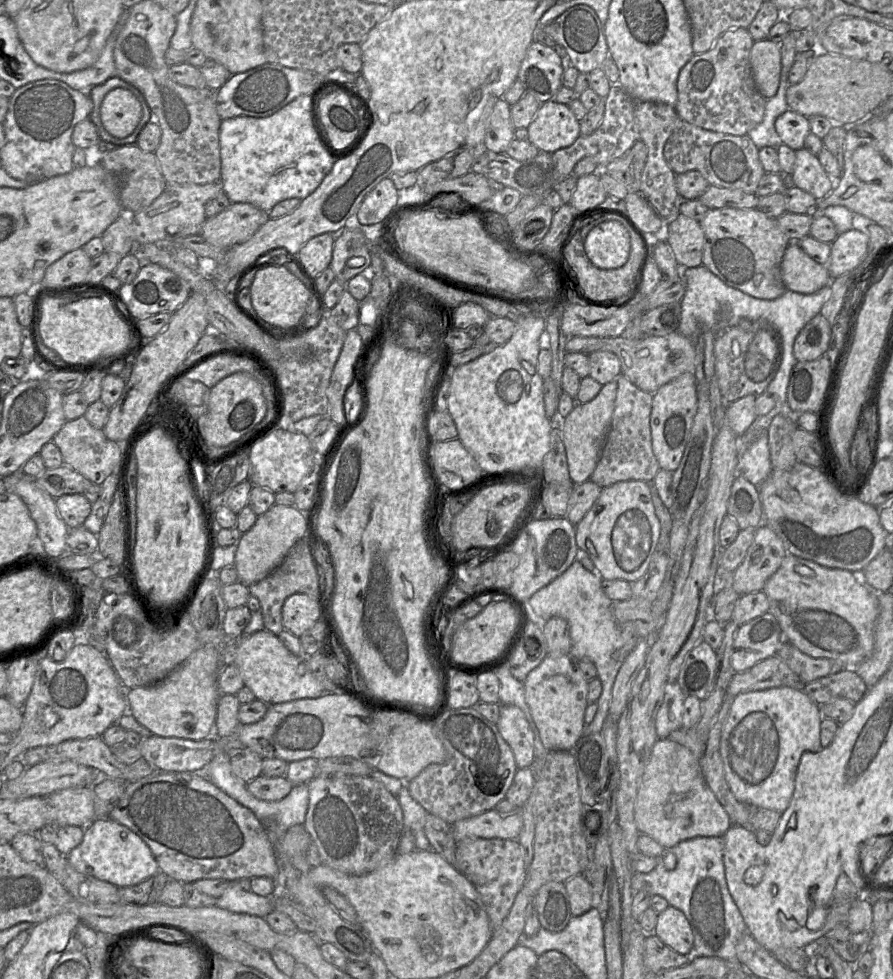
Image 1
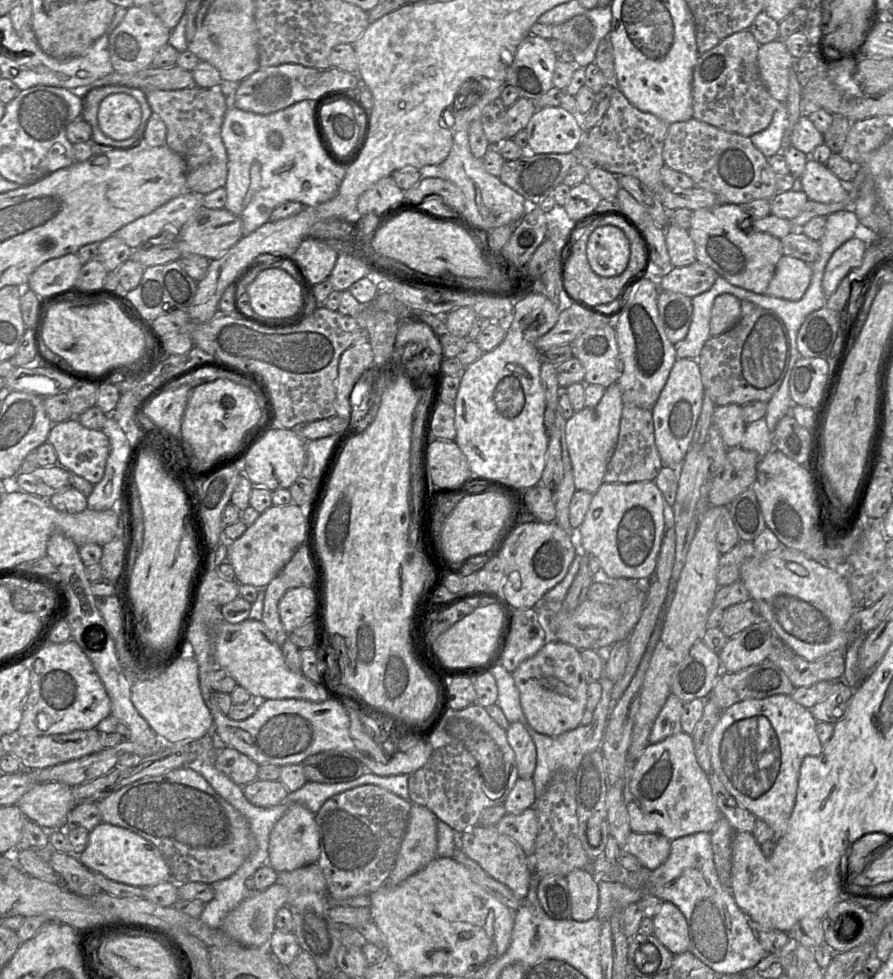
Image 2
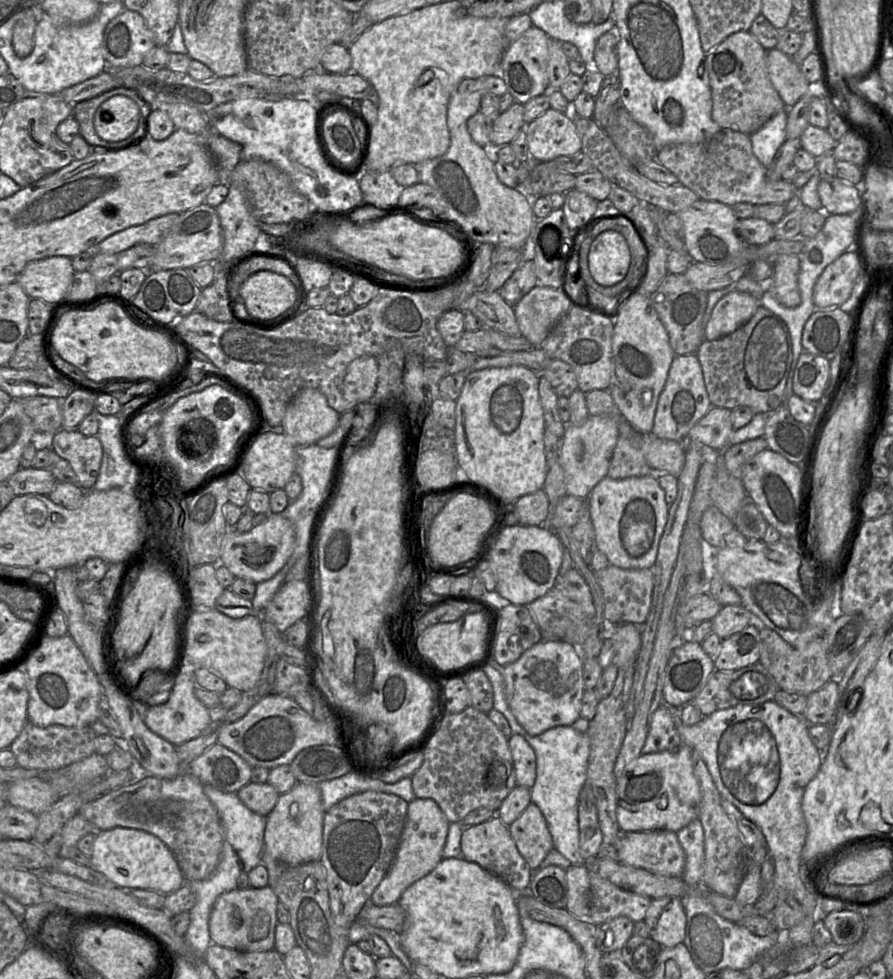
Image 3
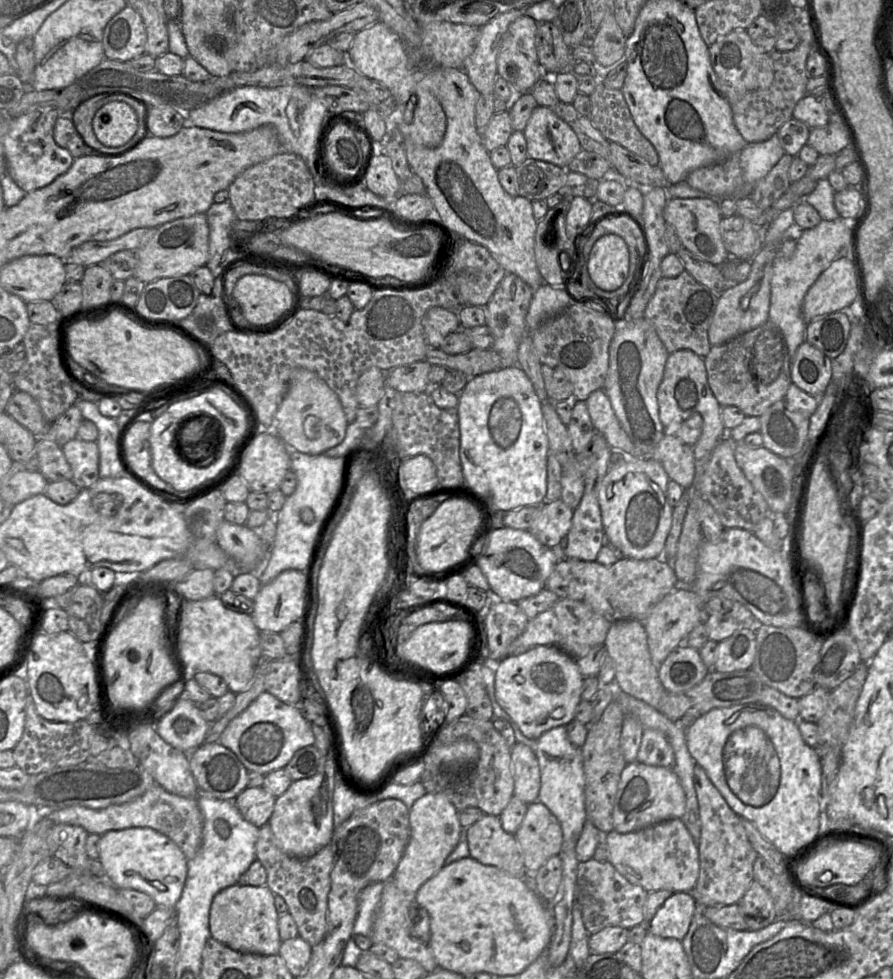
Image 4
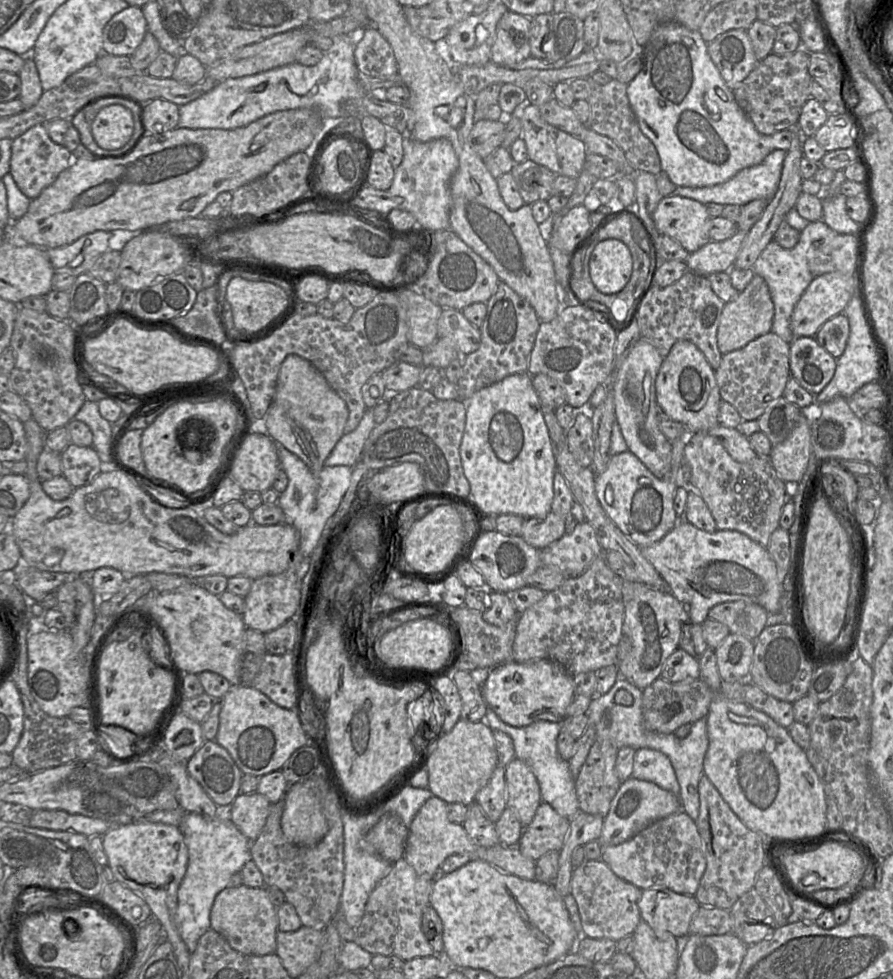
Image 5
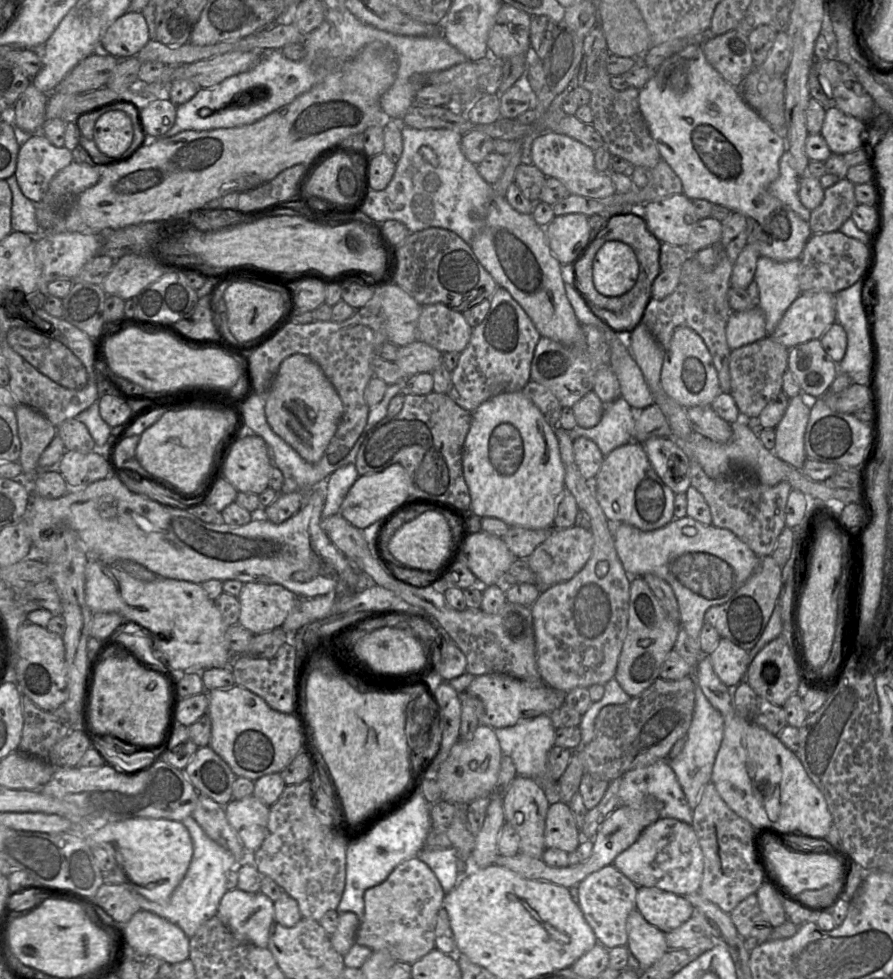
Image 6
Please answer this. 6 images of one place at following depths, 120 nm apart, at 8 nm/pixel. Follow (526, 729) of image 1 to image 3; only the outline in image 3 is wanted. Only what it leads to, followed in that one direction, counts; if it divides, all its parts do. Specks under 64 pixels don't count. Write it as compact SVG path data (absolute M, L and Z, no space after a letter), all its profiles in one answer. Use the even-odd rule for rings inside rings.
M519 734L508 739L514 761L516 783L531 789L537 776L536 755L531 745Z

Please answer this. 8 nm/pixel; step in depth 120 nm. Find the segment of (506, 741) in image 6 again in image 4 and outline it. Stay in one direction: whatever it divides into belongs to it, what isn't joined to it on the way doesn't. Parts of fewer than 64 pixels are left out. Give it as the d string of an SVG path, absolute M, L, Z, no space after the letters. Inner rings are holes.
M487 656L483 664L479 665L479 673L484 680L486 690L491 700L494 716L507 721L514 731L516 741L530 747L538 758L541 786L537 801L547 806L558 819L563 832L563 842L578 841L584 823L587 820L585 807L585 774L581 748L574 746L569 741L566 726L552 728L537 739L529 739L524 736L517 724L496 700L495 665L490 663Z

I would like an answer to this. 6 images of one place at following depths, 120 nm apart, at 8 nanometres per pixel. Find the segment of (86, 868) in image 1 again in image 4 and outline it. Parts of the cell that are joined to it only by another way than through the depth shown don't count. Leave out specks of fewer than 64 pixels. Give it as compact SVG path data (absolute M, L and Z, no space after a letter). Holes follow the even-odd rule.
M150 827L108 831L100 837L98 860L116 888L144 892L157 906L176 907L185 885L188 860L179 846L166 835Z

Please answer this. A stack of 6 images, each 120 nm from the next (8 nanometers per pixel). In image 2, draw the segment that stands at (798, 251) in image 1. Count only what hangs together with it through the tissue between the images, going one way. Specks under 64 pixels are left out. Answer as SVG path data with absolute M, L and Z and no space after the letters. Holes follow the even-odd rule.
M783 255L776 265L766 294L797 301L808 289L811 277L811 264L792 256Z

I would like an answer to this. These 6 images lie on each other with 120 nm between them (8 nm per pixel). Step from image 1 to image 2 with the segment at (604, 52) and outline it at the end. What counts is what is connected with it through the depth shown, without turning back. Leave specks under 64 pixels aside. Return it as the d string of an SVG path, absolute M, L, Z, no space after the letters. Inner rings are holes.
M577 15L561 24L534 23L530 35L562 41L568 49L584 50L594 36L594 25L585 15Z

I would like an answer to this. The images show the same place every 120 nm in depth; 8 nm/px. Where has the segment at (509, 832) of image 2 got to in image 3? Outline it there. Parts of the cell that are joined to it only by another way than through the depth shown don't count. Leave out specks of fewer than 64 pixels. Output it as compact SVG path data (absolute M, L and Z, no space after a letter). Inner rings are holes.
M531 802L508 829L531 870L537 870L554 848L552 836L540 808Z

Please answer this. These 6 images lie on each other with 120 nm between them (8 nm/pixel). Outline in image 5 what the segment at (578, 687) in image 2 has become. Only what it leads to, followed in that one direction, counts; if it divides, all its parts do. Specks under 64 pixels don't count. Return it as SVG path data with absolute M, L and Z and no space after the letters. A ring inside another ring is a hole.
M547 659L524 663L506 662L490 669L482 685L486 704L505 723L525 727L536 721L562 722L575 697L573 676L556 662Z

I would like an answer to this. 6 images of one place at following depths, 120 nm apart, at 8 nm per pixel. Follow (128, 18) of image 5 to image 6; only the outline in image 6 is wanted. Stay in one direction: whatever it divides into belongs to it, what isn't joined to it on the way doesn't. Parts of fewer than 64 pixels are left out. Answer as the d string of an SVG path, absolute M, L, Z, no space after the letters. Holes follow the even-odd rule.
M127 11L105 31L100 51L118 59L135 57L150 41L149 29L141 12Z

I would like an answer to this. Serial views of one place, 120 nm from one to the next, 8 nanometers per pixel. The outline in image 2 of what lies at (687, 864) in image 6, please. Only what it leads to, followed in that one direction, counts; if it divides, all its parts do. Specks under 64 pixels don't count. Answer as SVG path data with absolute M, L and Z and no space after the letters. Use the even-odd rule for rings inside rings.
M632 832L622 850L634 855L648 870L655 870L669 857L671 841L657 833Z

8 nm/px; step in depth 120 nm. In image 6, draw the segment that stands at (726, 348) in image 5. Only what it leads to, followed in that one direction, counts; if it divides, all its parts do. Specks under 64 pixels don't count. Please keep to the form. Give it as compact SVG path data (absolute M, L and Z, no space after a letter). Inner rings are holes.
M759 306L747 311L734 311L727 320L726 339L731 350L767 335L765 316Z

